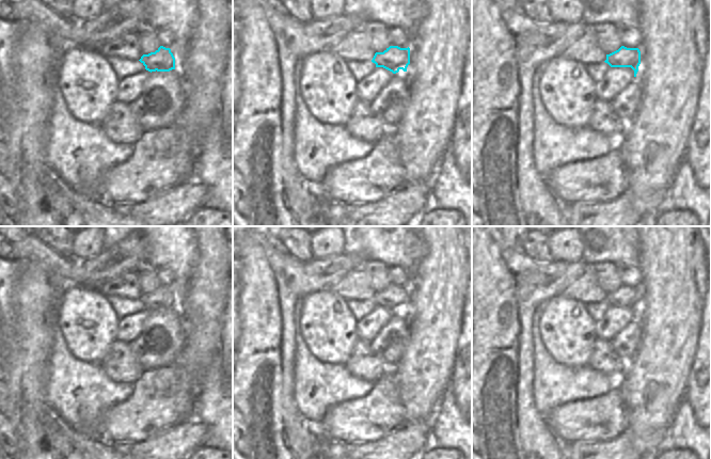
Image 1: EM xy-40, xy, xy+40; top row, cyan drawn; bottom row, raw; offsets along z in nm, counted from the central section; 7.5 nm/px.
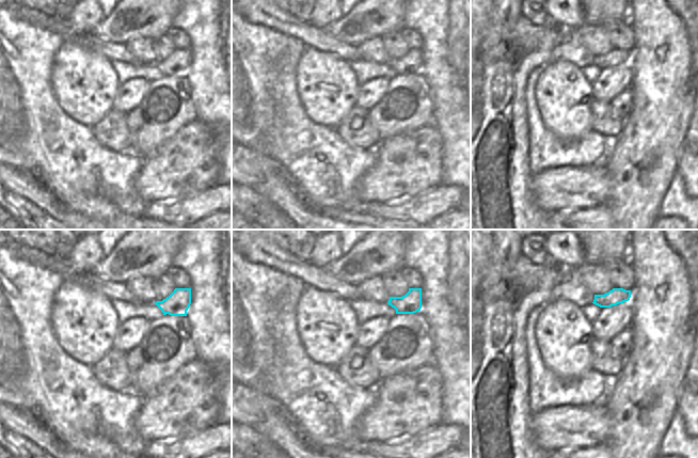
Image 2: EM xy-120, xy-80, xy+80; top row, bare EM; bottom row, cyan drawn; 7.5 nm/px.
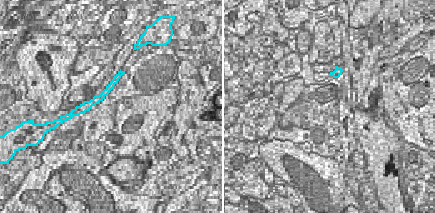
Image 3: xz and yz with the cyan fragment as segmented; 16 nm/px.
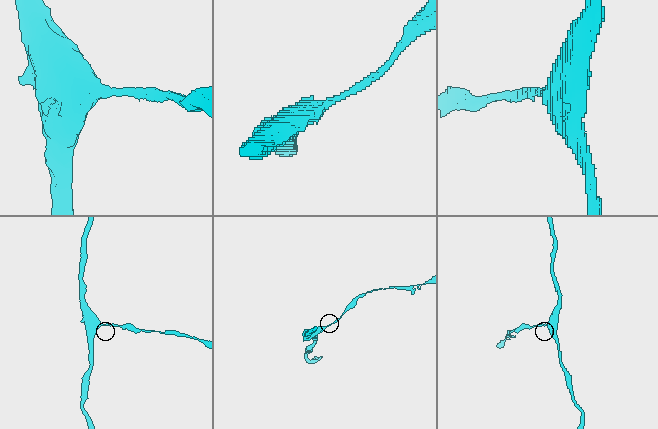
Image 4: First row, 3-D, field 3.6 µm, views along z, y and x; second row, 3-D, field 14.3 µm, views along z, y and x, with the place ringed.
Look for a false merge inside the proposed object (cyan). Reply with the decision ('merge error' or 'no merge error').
no merge error

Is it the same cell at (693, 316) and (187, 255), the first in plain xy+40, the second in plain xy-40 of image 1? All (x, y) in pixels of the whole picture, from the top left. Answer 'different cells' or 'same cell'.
different cells

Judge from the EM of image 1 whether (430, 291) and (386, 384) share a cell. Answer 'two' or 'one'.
two

